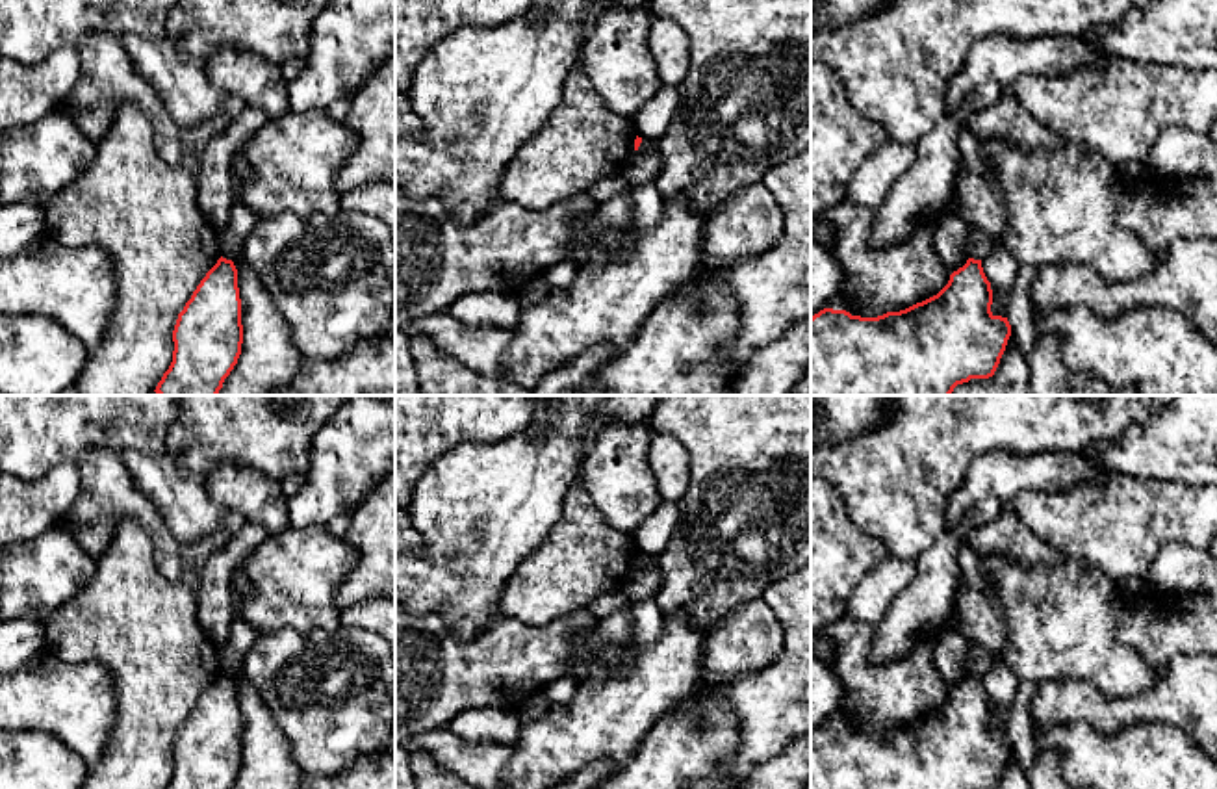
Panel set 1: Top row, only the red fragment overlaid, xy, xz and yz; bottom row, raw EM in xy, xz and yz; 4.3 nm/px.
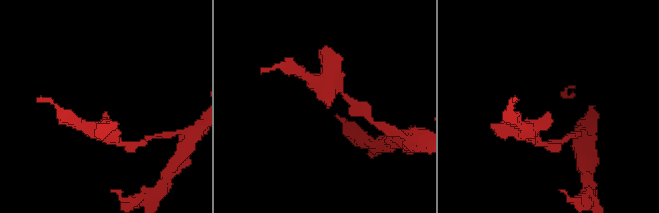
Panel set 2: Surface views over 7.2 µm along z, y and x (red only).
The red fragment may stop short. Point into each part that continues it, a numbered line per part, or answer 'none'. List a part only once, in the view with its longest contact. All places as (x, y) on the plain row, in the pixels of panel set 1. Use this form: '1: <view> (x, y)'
none

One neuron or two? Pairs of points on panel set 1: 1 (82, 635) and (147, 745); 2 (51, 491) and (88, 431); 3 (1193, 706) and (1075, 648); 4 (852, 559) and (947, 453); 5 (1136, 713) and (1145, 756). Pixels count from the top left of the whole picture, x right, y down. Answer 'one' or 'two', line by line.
1: one
2: two
3: two
4: two
5: two

